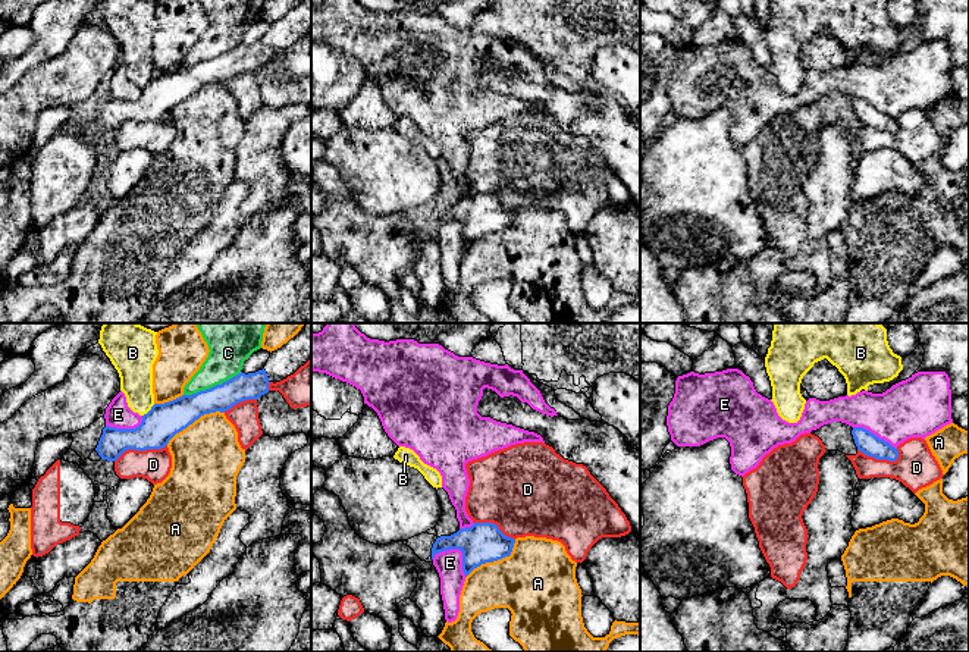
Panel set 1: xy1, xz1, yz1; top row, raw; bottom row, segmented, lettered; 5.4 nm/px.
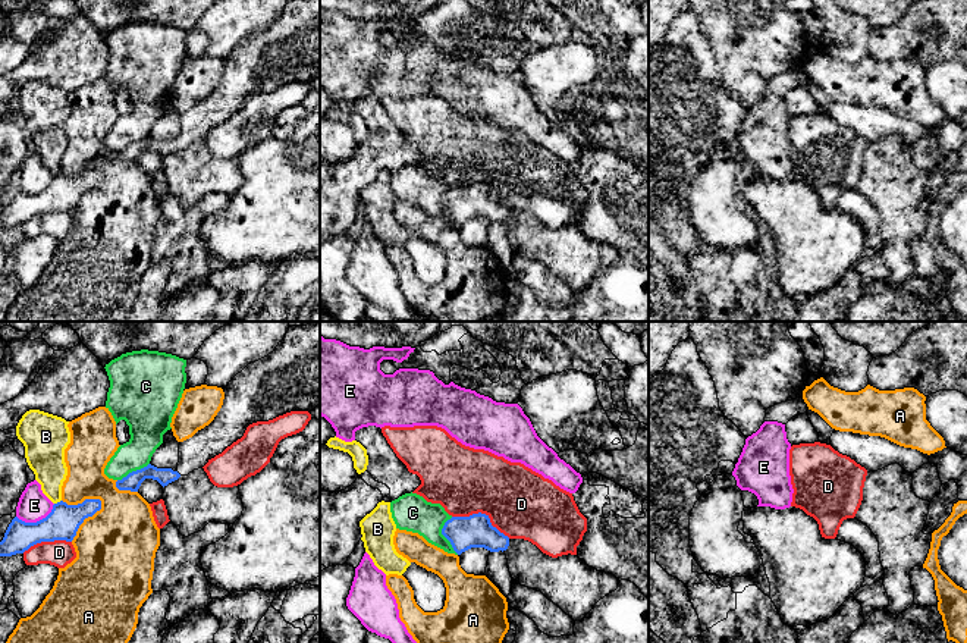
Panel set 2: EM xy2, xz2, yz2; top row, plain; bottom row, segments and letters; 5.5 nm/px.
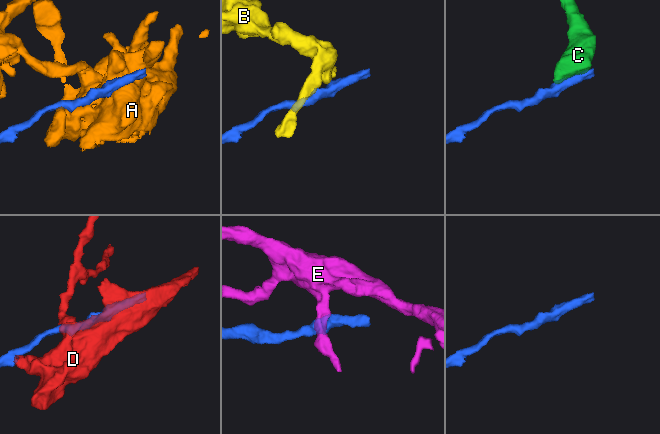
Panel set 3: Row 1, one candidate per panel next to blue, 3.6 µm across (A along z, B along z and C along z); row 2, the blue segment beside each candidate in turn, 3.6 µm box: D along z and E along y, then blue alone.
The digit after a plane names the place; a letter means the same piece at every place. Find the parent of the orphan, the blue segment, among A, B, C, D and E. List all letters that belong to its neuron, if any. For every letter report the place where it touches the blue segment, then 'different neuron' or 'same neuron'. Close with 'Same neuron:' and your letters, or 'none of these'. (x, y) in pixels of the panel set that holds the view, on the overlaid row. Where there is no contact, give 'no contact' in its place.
A: xy2 (87, 517) | different neuron
B: xy1 (150, 410) | different neuron
C: xy1 (213, 386) | different neuron
D: xz2 (483, 514) | different neuron
E: xz1 (460, 549) | different neuron
Same neuron: none of these

